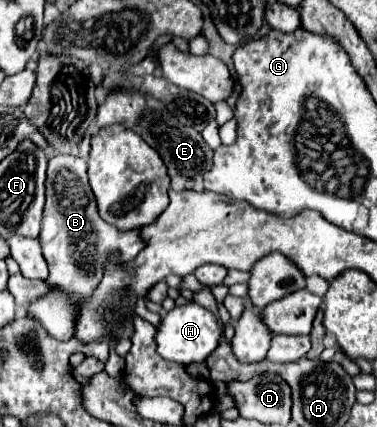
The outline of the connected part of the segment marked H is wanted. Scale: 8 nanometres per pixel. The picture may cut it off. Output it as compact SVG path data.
M190 301L186 305L176 305L172 311L168 311L162 317L154 339L160 357L164 357L166 361L178 361L180 365L188 365L204 361L216 349L218 337L220 337L220 327L216 323L216 317L208 309Z

